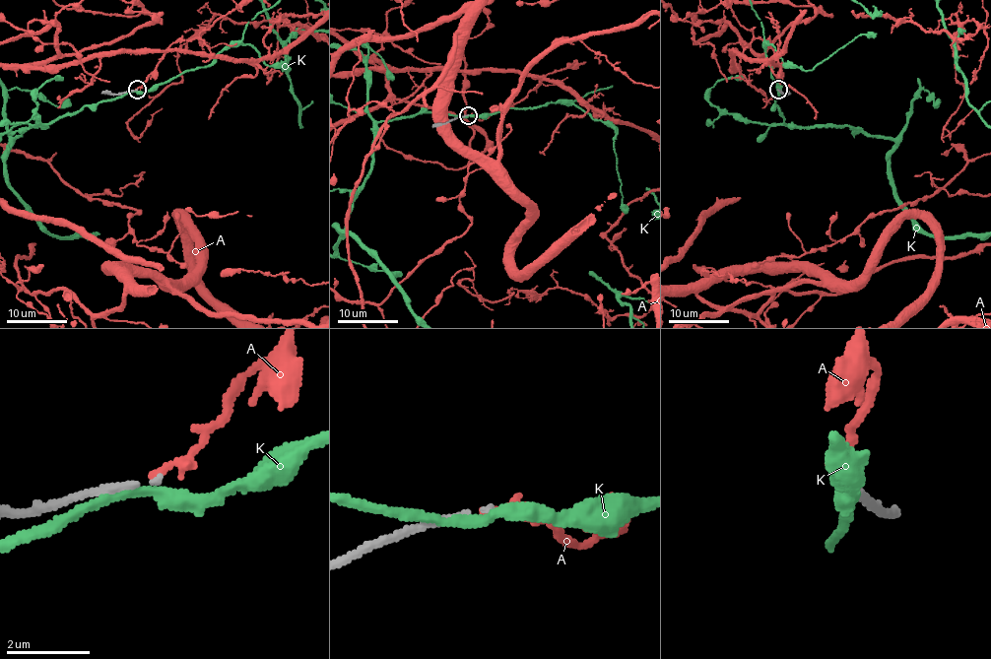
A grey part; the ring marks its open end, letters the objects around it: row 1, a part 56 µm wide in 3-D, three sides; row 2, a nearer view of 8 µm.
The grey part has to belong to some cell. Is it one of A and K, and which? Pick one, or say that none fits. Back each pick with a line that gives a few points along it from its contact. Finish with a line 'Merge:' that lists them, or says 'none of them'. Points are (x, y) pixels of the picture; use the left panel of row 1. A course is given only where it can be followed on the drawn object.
Merge: none of them

